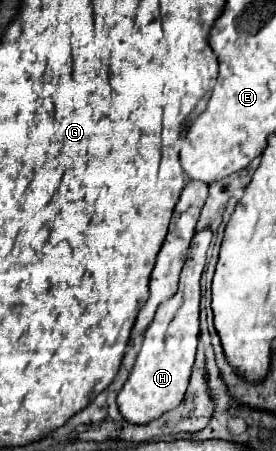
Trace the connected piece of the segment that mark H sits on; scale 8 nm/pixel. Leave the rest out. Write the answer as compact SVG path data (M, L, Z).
M201 230L193 236L185 266L179 276L177 294L167 300L155 314L155 320L145 332L143 346L137 354L135 368L119 392L117 404L121 416L129 424L149 424L161 418L165 412L177 408L183 402L183 394L189 384L191 368L197 354L199 338L199 278L205 268L207 248L211 242L211 230Z

